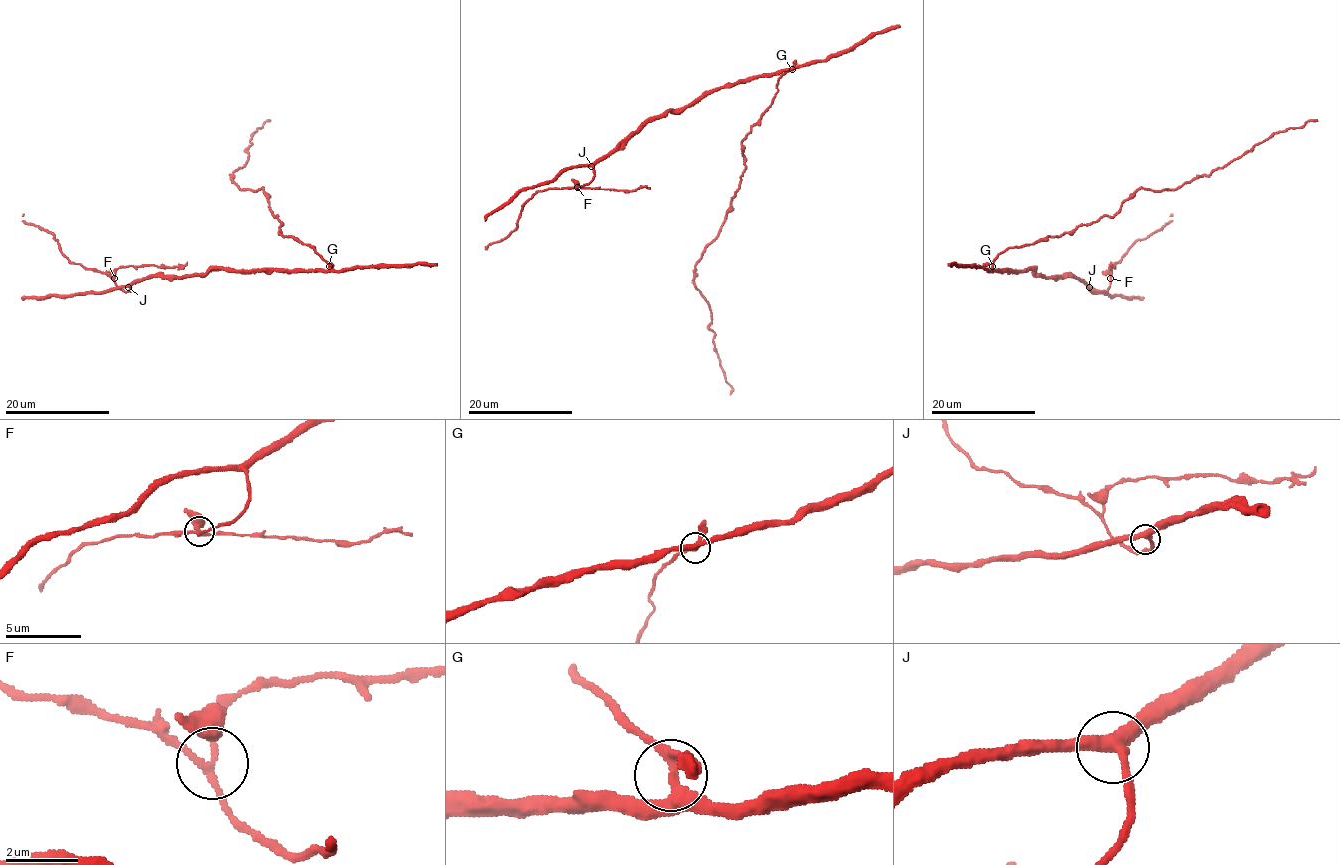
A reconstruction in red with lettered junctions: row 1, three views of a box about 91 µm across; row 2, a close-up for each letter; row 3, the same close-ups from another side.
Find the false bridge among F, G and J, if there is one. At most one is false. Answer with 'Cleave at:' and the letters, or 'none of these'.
Cleave at: F

